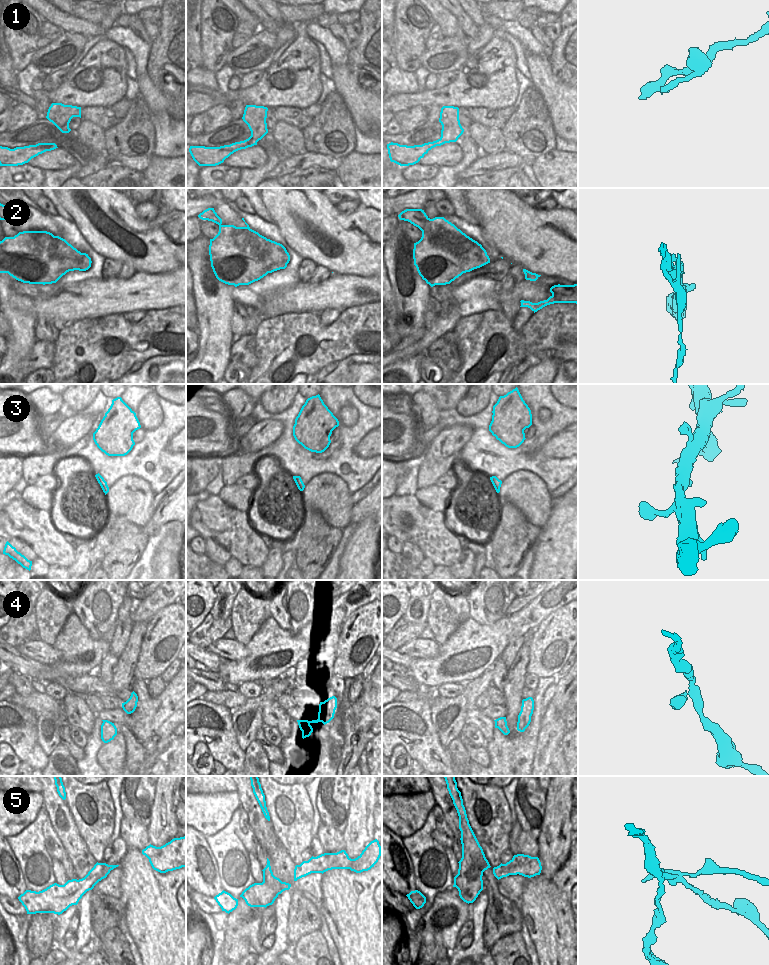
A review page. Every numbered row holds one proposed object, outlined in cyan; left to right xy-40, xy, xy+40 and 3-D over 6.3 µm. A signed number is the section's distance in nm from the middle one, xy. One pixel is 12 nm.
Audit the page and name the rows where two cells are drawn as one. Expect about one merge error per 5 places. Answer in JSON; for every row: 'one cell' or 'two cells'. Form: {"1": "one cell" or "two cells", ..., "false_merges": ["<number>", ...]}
{"1": "two cells", "2": "two cells", "3": "one cell", "4": "one cell", "5": "two cells", "false_merges": ["1", "2", "5"]}

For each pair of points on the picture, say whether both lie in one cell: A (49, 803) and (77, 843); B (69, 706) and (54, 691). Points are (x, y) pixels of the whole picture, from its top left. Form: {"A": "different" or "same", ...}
{"A": "same", "B": "different"}

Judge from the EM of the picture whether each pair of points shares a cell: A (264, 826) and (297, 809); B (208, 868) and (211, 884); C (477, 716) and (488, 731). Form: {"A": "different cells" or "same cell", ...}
{"A": "different cells", "B": "same cell", "C": "same cell"}

